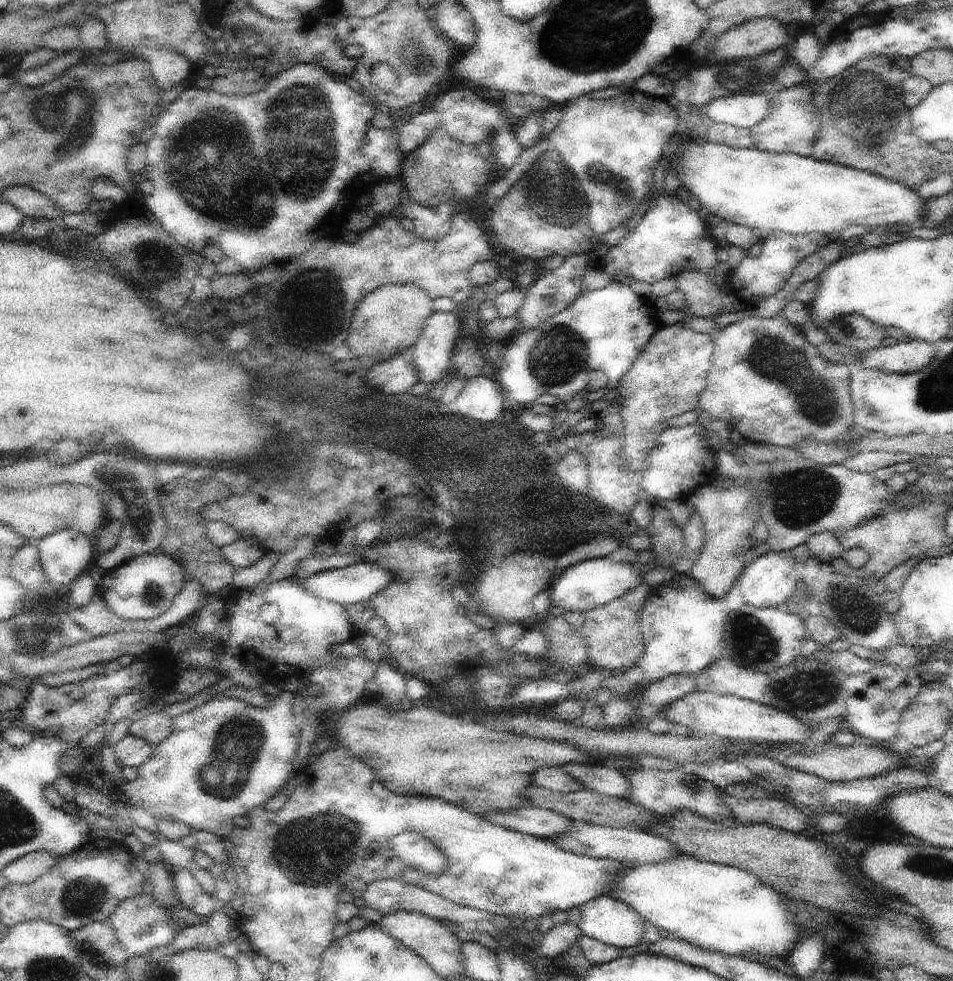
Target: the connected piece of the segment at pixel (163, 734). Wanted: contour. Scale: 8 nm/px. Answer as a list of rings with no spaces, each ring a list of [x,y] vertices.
[[[159,711],[134,721],[129,726],[129,732],[155,747],[170,736],[172,727],[173,718],[166,711]]]

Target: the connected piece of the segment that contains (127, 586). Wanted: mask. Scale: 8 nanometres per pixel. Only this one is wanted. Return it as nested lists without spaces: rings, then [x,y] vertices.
[[[160,550],[150,554],[135,556],[125,563],[118,565],[116,568],[107,570],[101,578],[100,583],[101,595],[108,608],[121,619],[135,621],[138,619],[150,620],[166,614],[173,605],[175,596],[184,588],[187,580],[182,565]]]

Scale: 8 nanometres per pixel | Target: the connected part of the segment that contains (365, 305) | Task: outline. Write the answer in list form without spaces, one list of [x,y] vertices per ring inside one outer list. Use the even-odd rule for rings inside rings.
[[[387,284],[386,286],[376,289],[376,292],[363,296],[360,304],[357,306],[353,321],[348,335],[348,348],[352,354],[359,360],[370,356],[376,362],[389,361],[397,354],[412,349],[422,334],[426,321],[434,314],[435,300],[430,298],[427,292],[424,292],[415,284]]]

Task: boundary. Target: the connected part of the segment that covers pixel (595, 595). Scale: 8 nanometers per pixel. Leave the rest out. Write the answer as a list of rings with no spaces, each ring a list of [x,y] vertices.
[[[608,556],[594,560],[584,560],[570,566],[562,576],[552,584],[548,591],[550,605],[562,607],[567,611],[586,613],[598,606],[604,606],[616,598],[621,598],[634,590],[644,581],[645,571],[638,564],[612,562]]]

